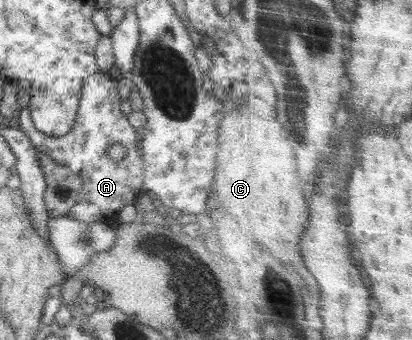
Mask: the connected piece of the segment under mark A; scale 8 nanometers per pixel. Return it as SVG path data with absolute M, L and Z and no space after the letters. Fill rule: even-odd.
M100 71L84 77L75 123L73 128L62 136L47 135L36 130L29 108L20 111L20 129L26 133L36 150L67 166L83 182L82 196L68 214L74 220L114 225L120 210L126 204L133 204L140 187L143 186L145 164L136 147L140 141L140 133L120 109L122 96L117 81L115 72ZM113 144L121 144L125 148L126 156L123 159L115 161L110 158L107 150Z

